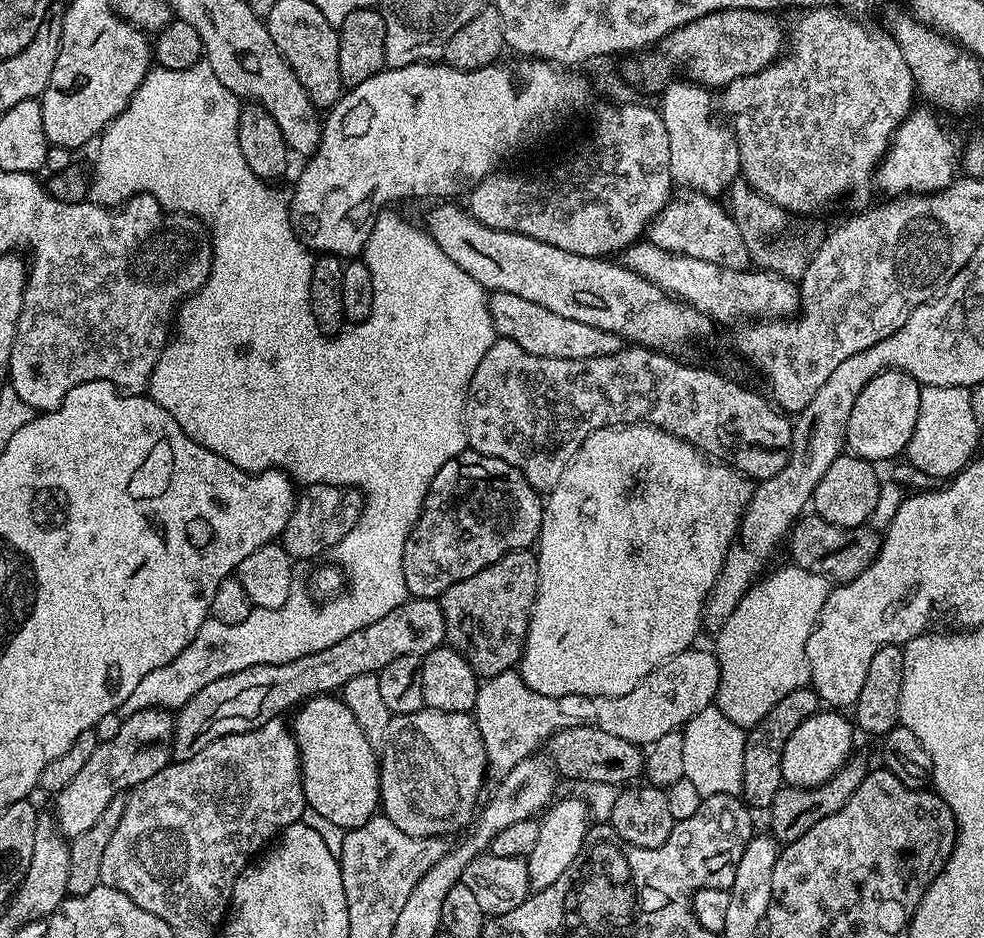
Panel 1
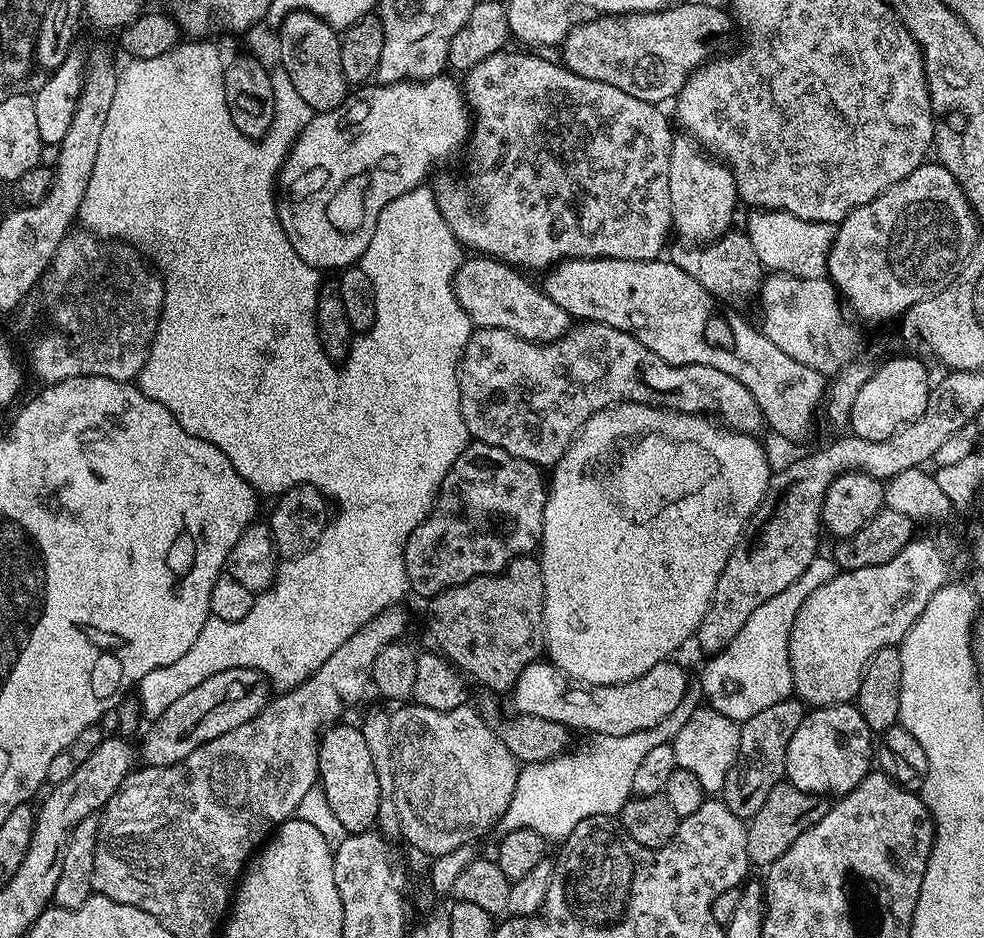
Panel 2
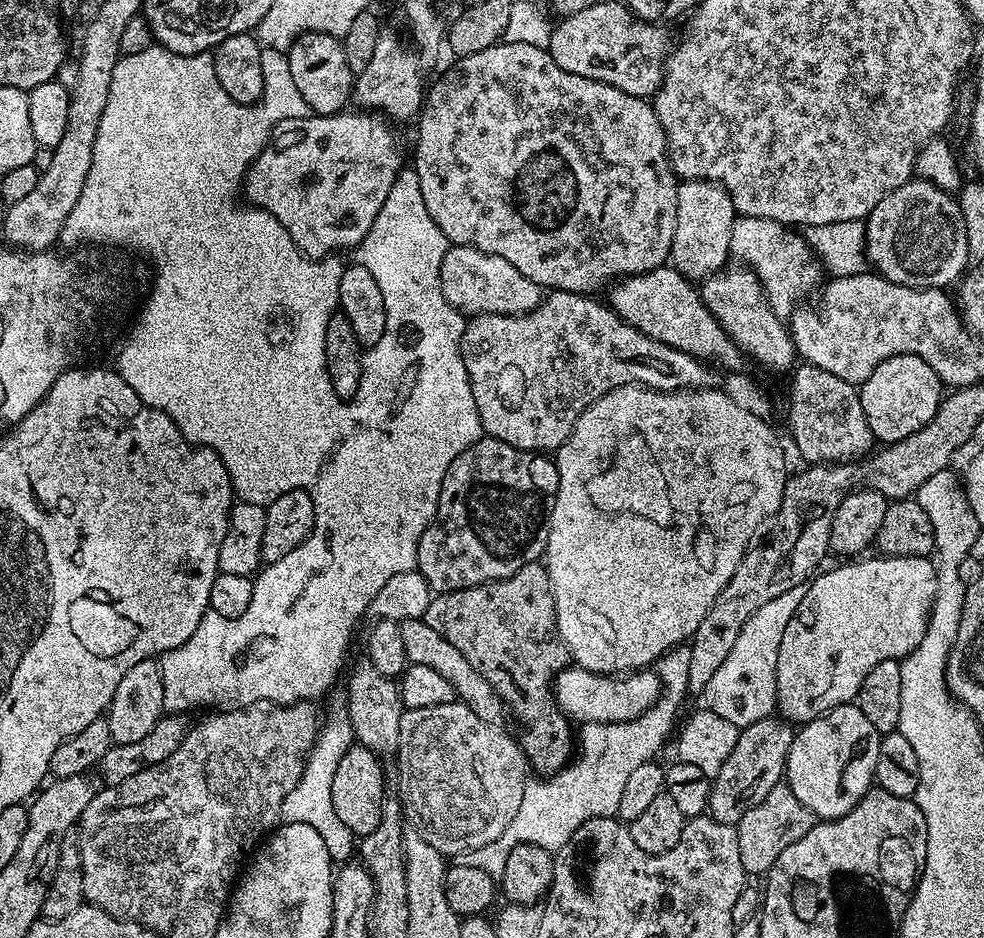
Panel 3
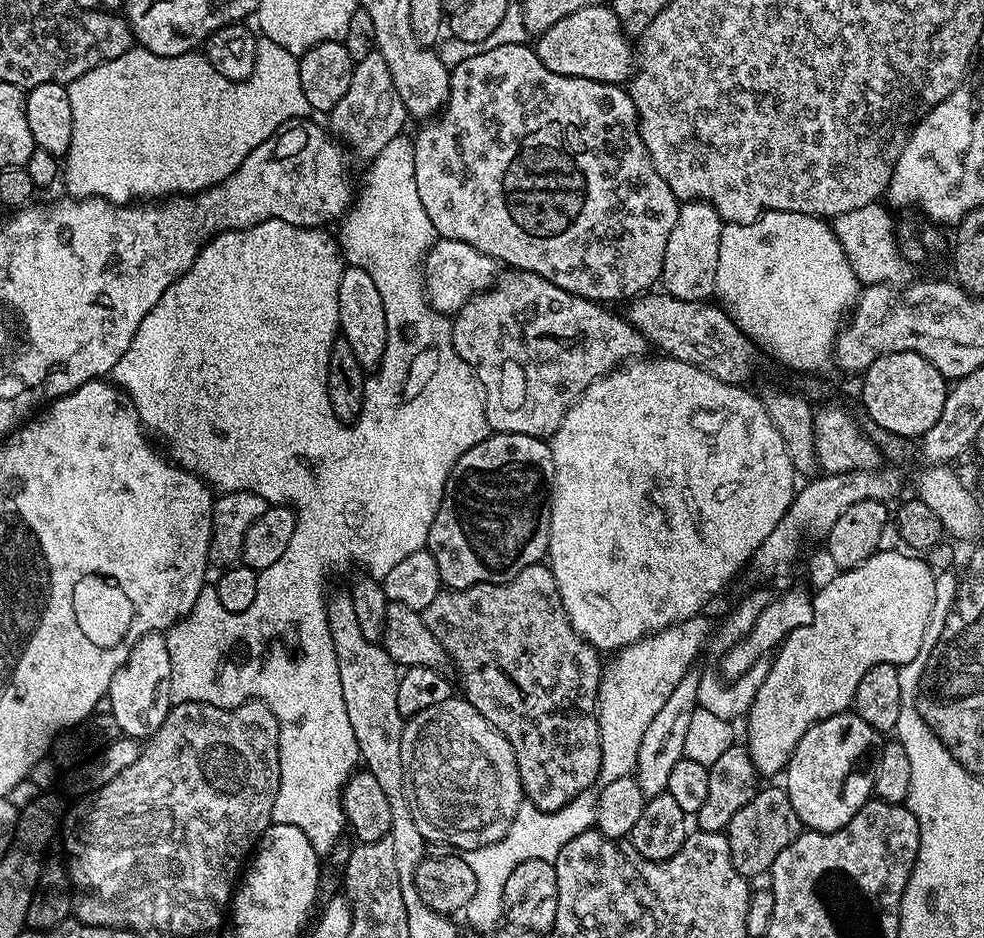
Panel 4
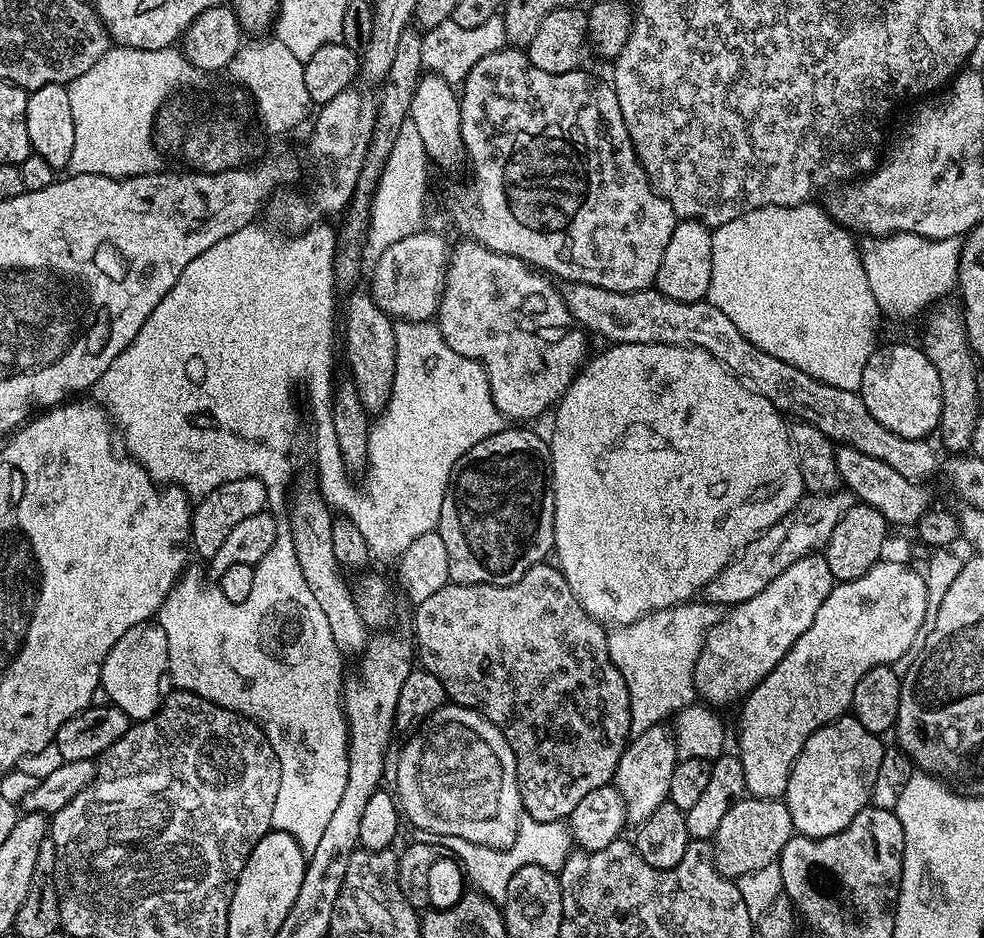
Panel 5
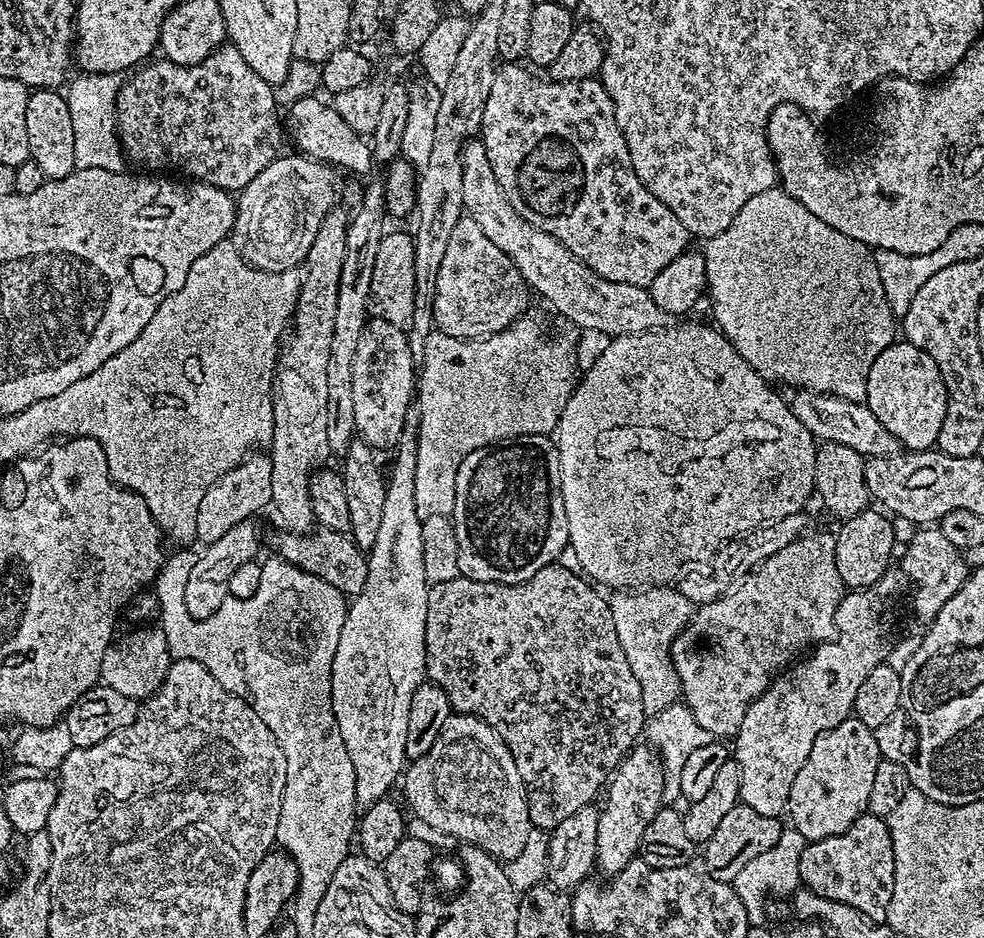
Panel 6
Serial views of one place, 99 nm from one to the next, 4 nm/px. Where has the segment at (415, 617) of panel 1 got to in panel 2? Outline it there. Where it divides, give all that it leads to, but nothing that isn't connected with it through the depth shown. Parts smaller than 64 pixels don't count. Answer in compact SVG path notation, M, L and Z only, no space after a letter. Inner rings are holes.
M231 668L206 678L206 682L194 686L194 690L186 690L186 694L182 694L182 698L178 698L174 706L170 706L160 716L155 717L153 724L156 725L145 734L144 745L139 745L139 759L149 768L165 768L190 758L190 754L194 754L198 746L253 720L269 704L268 688L270 689L268 677L253 668Z

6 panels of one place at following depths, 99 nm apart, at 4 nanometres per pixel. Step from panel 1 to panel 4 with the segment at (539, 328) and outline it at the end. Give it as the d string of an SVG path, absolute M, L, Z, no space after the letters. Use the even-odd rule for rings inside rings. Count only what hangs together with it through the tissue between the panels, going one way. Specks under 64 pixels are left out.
M437 239L424 256L422 265L422 287L428 305L445 314L455 314L477 292L485 292L498 279L498 261L492 256L474 250L461 240Z

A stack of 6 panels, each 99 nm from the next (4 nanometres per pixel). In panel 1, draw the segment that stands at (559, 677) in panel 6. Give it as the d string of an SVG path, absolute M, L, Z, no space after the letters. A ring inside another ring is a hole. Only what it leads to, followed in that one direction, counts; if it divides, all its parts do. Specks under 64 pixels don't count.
M507 552L498 562L478 570L462 582L454 582L439 596L444 611L446 640L470 662L477 677L487 678L513 671L524 654L528 620L538 594L536 552Z

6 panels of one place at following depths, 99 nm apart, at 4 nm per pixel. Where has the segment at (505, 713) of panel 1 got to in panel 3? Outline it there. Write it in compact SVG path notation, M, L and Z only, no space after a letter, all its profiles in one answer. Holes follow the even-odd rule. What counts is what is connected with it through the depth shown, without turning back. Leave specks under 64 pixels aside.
M569 666L556 676L554 695L557 706L573 722L621 724L638 718L647 708L652 707L660 697L661 687L659 676L652 670L640 670L635 674L613 678L611 675L591 672L579 666Z

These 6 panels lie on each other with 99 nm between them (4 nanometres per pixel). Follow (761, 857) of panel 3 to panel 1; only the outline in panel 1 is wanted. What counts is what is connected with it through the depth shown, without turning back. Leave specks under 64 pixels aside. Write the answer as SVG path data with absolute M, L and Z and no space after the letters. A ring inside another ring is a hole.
M856 754L830 779L818 786L813 788L780 787L778 794L774 794L774 802L770 809L770 815L772 815L771 835L781 845L802 838L802 834L806 834L806 830L810 830L810 826L822 822L822 818L830 818L830 814L838 814L838 810L842 810L842 806L846 806L846 802L850 802L850 798L854 798L854 790L858 790L858 786L862 786L869 771L870 765L859 754Z

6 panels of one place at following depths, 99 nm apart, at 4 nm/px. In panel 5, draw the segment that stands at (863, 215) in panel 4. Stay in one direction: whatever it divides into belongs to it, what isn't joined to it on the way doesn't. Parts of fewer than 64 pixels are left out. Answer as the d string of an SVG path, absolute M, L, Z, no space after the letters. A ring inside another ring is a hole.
M893 232L890 236L865 235L858 247L866 270L866 282L870 282L870 290L874 290L881 313L887 317L904 318L931 309L947 297L944 295L951 288L953 291L957 287L960 279L962 240L958 236L931 240L913 232Z

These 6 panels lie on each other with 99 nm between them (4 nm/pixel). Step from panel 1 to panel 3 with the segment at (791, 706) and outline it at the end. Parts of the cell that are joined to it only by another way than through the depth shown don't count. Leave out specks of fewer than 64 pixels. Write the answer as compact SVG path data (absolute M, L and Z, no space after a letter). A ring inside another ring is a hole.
M780 718L759 720L741 728L738 742L734 742L734 750L730 750L730 758L726 758L726 762L722 762L722 770L711 777L707 815L734 826L746 810L758 806L758 802L762 802L762 798L766 798L766 794L785 779L793 735L793 725Z

